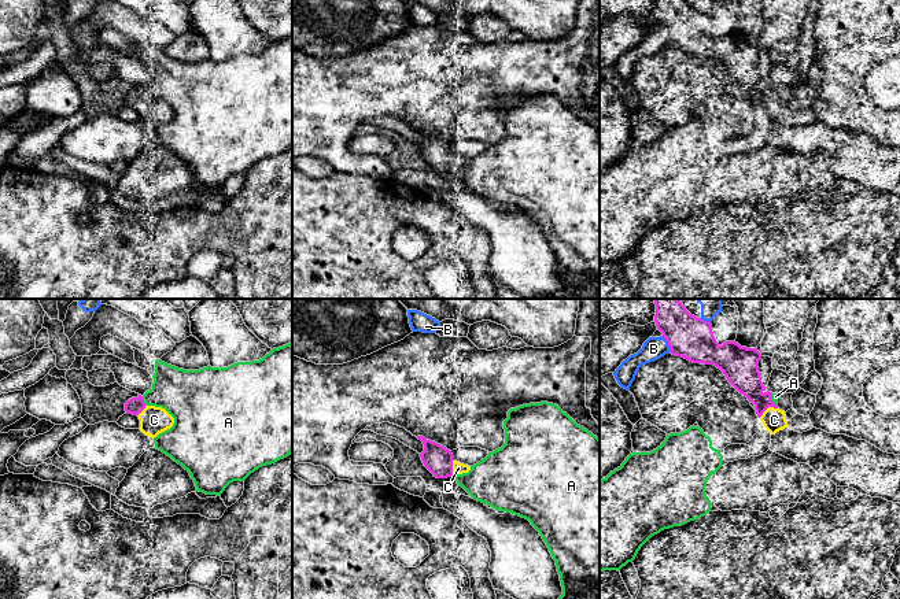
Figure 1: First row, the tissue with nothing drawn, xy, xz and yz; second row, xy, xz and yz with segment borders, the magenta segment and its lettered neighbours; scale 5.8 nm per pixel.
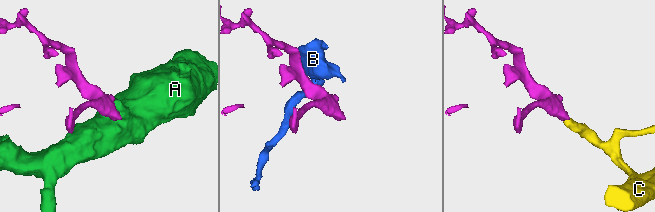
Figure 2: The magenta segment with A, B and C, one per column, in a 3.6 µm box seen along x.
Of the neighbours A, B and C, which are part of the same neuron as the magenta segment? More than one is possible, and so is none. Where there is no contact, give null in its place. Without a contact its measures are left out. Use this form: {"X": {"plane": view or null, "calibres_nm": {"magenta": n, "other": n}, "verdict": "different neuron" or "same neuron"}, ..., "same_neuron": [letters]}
{"A": {"plane": "xy", "calibres_nm": {"magenta": 100, "other": 280}, "verdict": "different neuron"}, "B": {"plane": "yz", "calibres_nm": {"magenta": 260, "other": 140}, "verdict": "different neuron"}, "C": {"plane": "yz", "calibres_nm": {"magenta": 190, "other": 140}, "verdict": "same neuron"}, "same_neuron": ["C"]}

